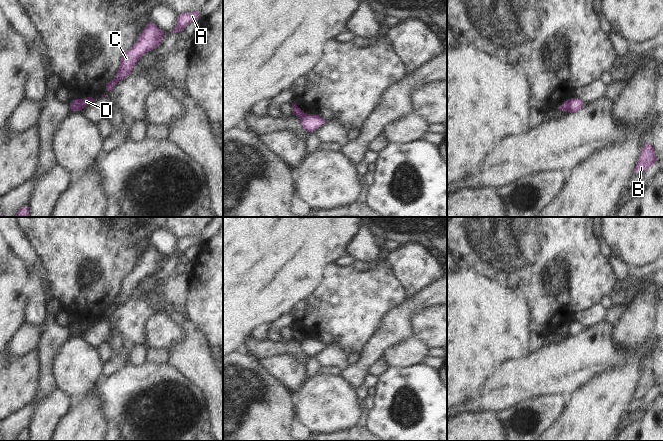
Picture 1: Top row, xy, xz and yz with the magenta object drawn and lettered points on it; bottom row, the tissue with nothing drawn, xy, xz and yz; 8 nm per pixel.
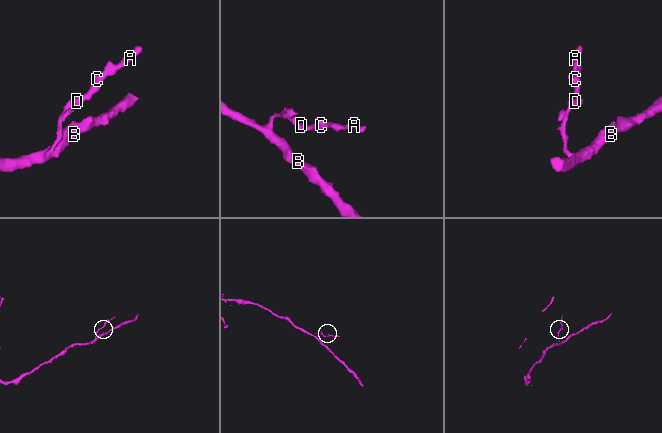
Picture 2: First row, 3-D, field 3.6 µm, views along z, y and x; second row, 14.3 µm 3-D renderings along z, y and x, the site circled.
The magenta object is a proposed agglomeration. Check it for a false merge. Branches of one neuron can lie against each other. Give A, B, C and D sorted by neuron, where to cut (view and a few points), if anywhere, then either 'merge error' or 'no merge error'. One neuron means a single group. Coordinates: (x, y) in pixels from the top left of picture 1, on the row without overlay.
A C D / B; cut in xy along (77, 323), (77, 332), (79, 334); merge error

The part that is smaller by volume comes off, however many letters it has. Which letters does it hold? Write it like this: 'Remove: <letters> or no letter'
Remove: A, C, D

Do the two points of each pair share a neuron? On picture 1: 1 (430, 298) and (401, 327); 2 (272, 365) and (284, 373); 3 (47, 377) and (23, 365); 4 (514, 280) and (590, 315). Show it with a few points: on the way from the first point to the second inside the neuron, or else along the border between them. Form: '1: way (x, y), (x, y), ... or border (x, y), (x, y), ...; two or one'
1: way (421, 300), (401, 318); one
2: way (275, 366), (281, 370); one
3: border (36, 350), (40, 378), (38, 390), (33, 396); two
4: border (600, 302), (578, 312), (572, 320); two

